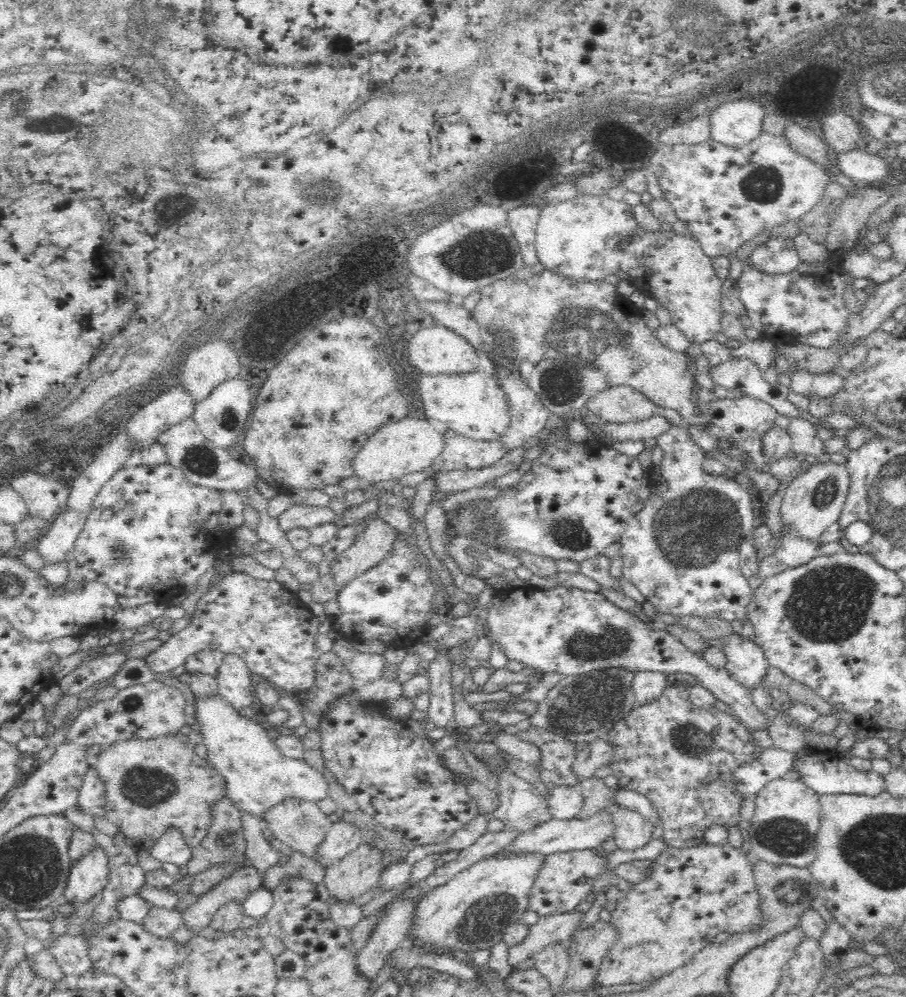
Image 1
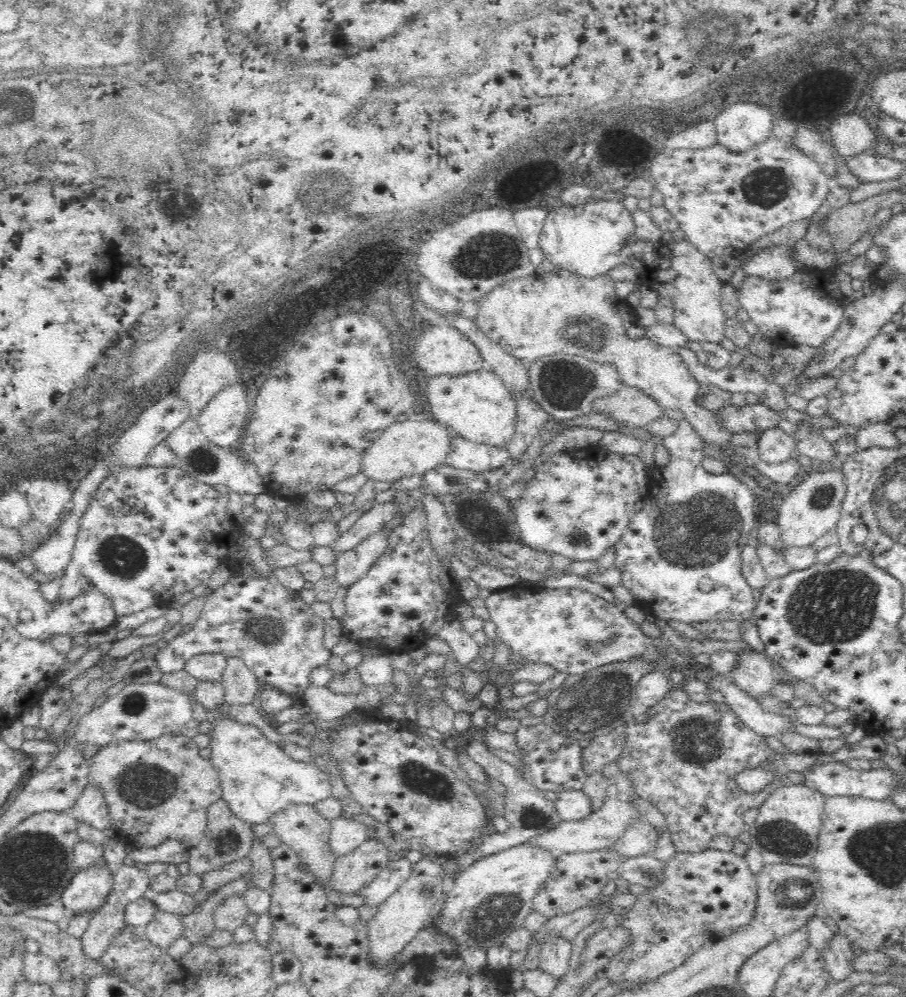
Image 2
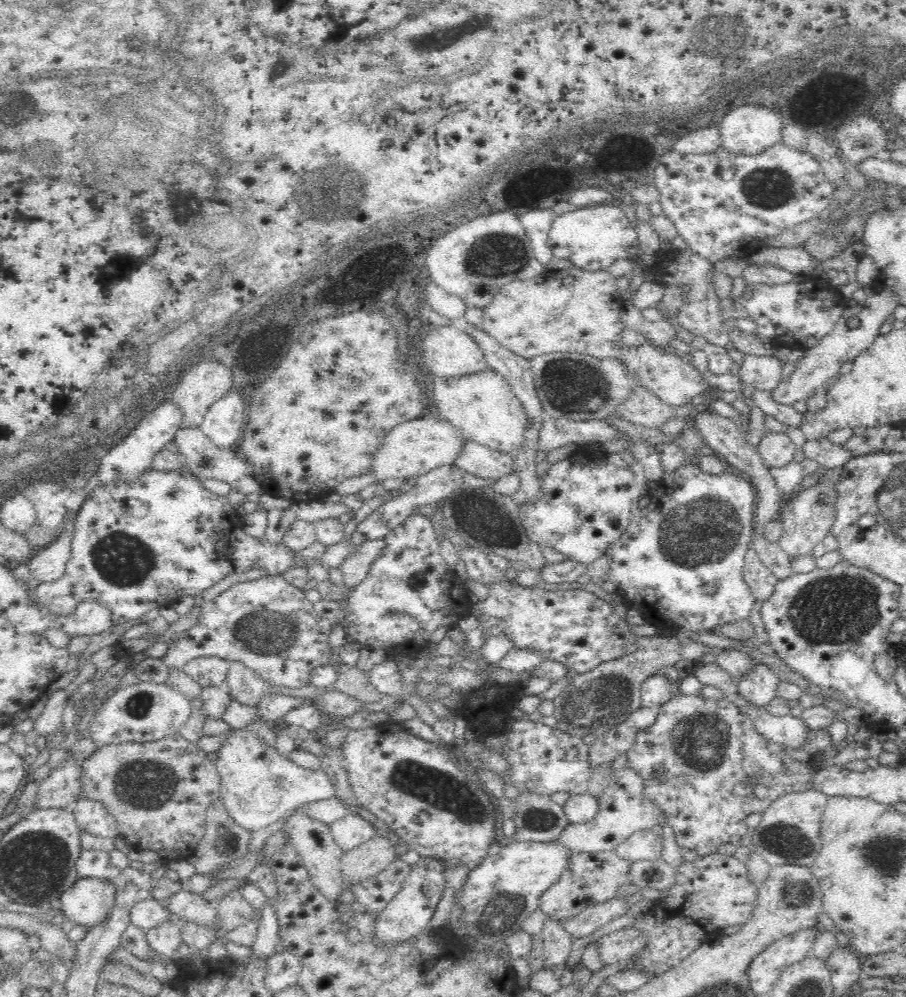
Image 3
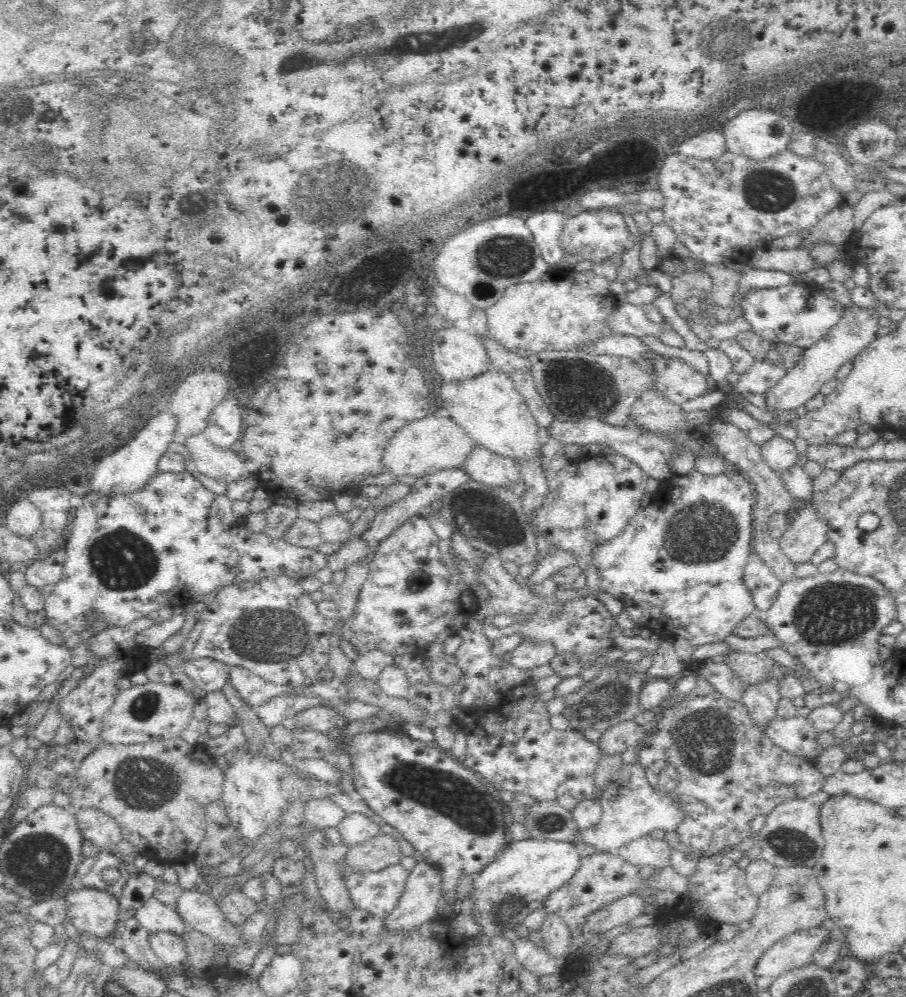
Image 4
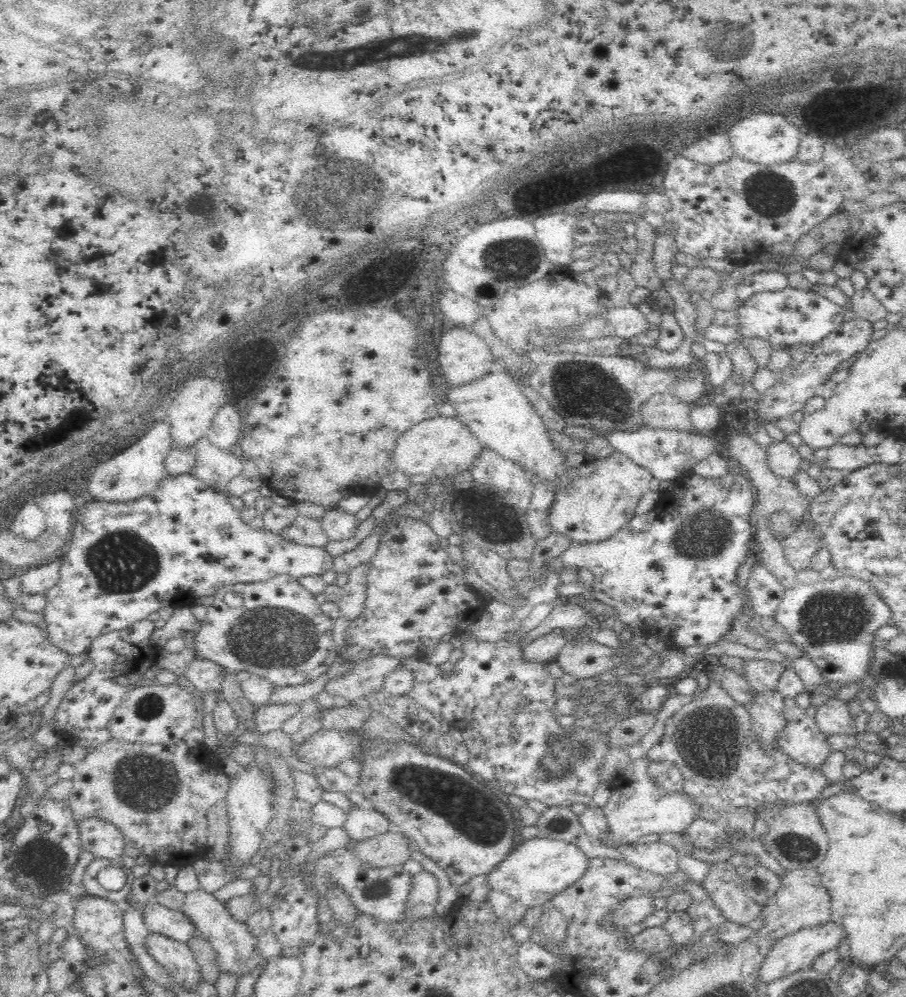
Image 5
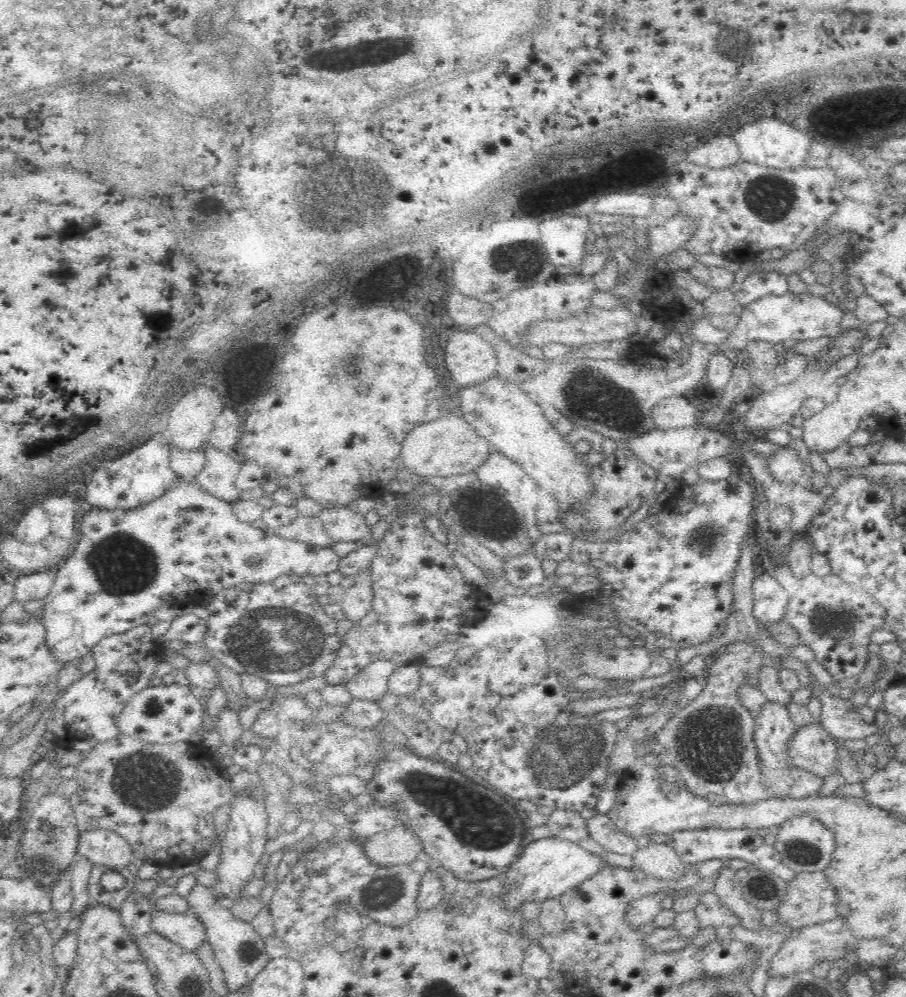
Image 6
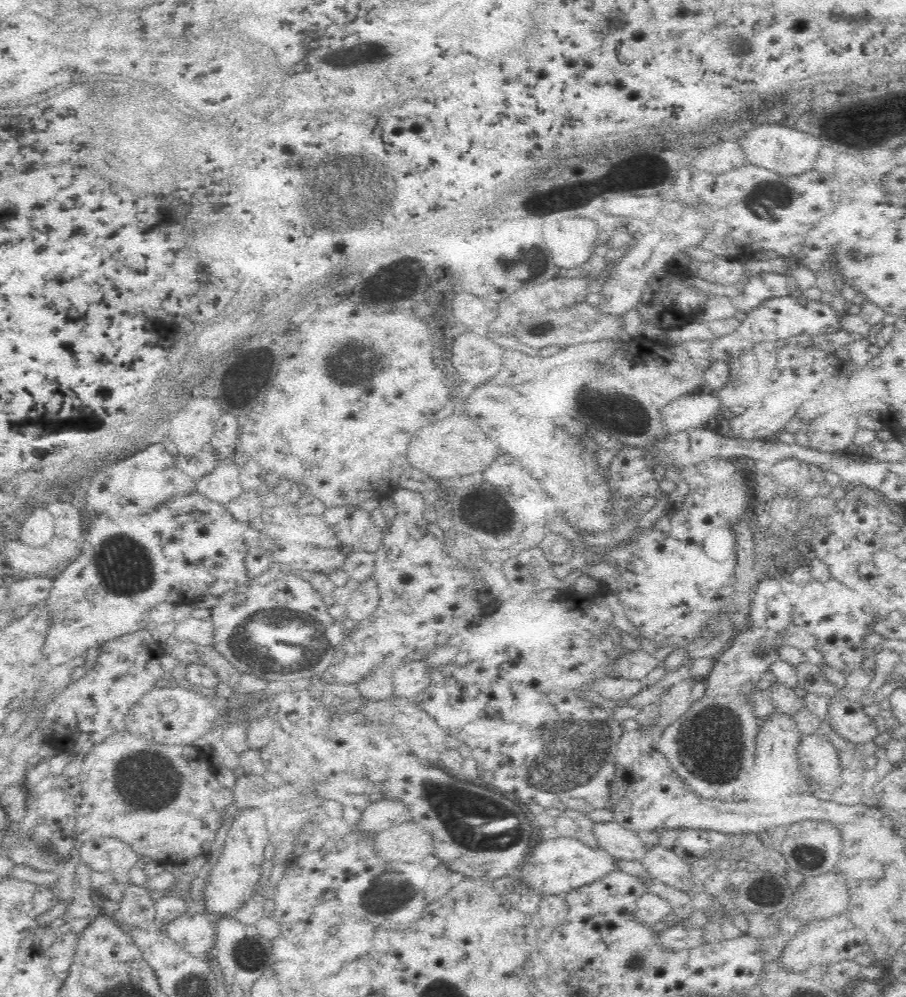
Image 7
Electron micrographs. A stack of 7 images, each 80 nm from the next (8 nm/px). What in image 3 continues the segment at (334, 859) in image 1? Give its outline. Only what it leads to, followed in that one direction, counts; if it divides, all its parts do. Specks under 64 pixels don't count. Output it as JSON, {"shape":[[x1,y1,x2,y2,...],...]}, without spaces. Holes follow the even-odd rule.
{"shape":[[352,813,330,825,334,840,342,852,352,850,374,837,374,827,359,814]]}

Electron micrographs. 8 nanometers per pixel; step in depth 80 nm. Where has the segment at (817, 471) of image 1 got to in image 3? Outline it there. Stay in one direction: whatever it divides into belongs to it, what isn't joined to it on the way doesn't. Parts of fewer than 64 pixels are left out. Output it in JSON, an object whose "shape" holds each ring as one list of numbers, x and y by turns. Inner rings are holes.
{"shape":[[824,482,795,494,787,501,786,506,780,513,783,532,778,543,782,547,782,551,786,552,790,558,812,554,812,550,816,548,816,545,820,544,824,537,829,534,835,519,836,497,835,484]]}

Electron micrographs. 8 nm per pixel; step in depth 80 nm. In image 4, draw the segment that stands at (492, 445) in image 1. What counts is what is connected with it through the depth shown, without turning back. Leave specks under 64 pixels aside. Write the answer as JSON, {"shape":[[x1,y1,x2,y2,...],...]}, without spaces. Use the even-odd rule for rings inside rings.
{"shape":[[474,448,461,468,468,473,471,480,482,484,489,484,494,487,510,487,518,482,522,484,518,460,508,456,494,454,494,452,486,450,486,448]]}

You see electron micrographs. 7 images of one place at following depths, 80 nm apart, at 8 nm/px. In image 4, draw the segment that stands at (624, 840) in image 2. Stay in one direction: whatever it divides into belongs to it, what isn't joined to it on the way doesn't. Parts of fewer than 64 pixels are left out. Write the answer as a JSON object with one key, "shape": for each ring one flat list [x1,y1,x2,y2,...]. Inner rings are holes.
{"shape":[[650,834,636,838,620,848,619,855,630,864,666,868,671,866,672,840,670,838,654,839]]}

